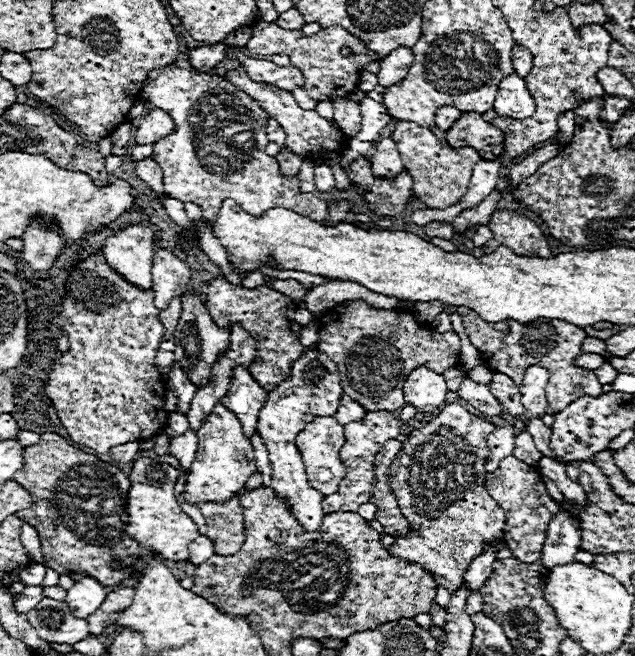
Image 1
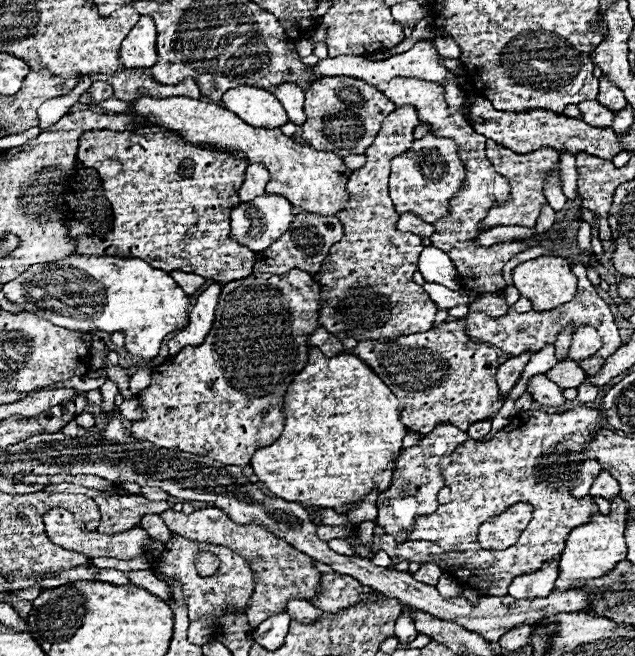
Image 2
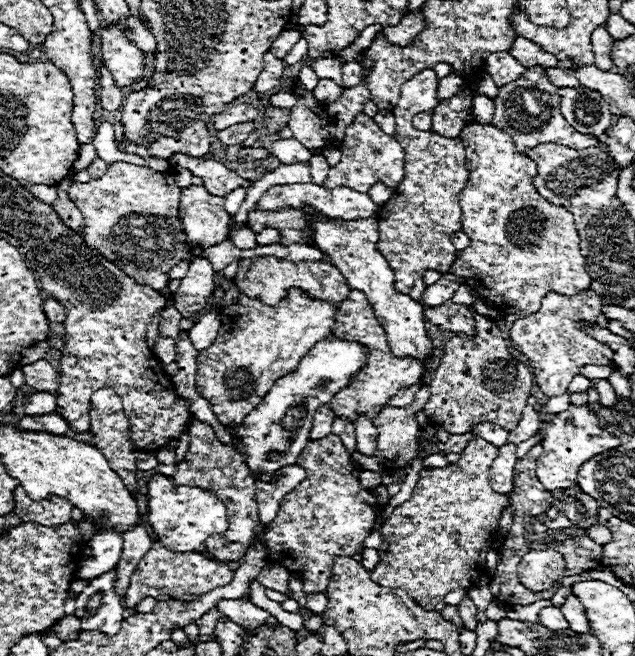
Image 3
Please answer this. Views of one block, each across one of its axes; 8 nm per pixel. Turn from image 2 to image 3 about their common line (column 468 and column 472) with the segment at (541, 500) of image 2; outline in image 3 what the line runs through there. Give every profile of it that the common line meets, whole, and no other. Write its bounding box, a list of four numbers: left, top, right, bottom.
[372,438,508,610]

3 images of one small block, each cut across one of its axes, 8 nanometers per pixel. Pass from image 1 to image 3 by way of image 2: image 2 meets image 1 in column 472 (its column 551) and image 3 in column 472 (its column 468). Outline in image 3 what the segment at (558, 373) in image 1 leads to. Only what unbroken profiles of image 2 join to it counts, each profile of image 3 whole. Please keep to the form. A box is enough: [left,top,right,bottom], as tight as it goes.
[424,300,476,336]

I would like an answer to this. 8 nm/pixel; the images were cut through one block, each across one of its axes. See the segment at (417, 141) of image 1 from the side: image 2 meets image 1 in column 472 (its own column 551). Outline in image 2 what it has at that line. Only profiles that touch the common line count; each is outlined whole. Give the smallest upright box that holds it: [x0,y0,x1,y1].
[482,140,560,228]

